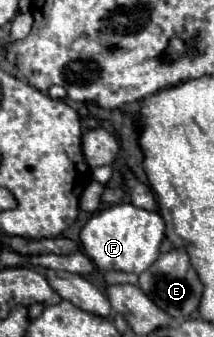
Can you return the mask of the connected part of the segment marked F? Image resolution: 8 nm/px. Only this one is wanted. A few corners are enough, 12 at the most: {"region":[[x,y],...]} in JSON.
{"region":[[129,202],[79,234],[101,270],[141,274],[157,260],[163,218]]}

